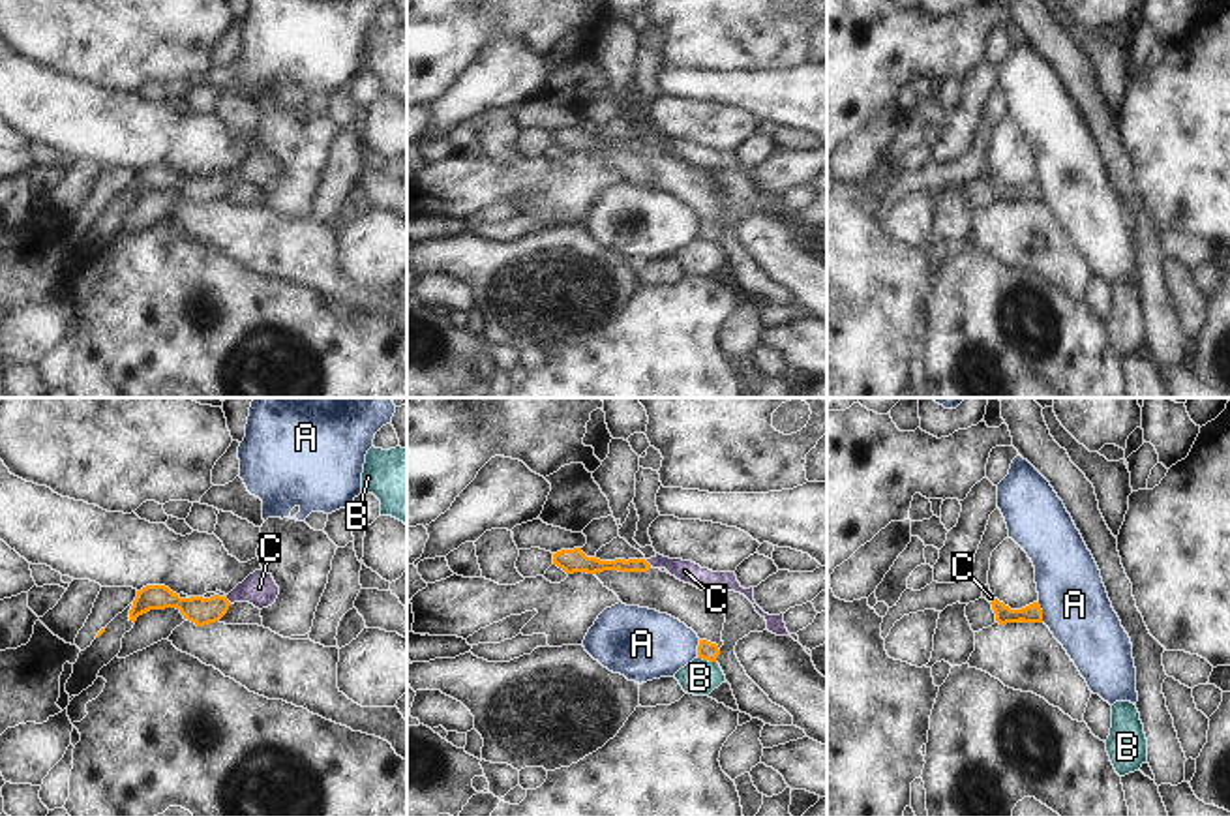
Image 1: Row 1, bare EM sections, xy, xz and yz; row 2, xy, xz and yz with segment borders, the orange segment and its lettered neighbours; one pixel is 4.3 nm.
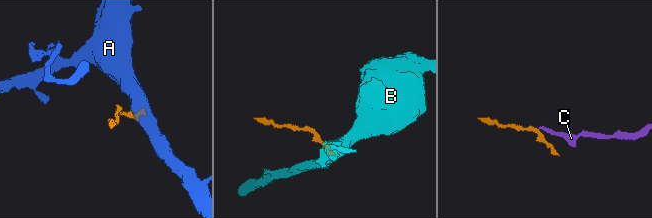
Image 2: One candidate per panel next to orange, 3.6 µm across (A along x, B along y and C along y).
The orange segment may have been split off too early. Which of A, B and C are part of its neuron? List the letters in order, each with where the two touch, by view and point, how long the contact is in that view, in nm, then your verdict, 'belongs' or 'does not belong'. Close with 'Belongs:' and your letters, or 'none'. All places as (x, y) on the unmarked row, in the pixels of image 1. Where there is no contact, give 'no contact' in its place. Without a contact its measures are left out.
A: meets orange in yz at (1041, 192); contact 100 nm long; does not belong
B: meets orange in xz at (707, 239); contact 80 nm long; does not belong
C: meets orange in xy at (227, 181); contact 40 nm long; belongs
Belongs: C

